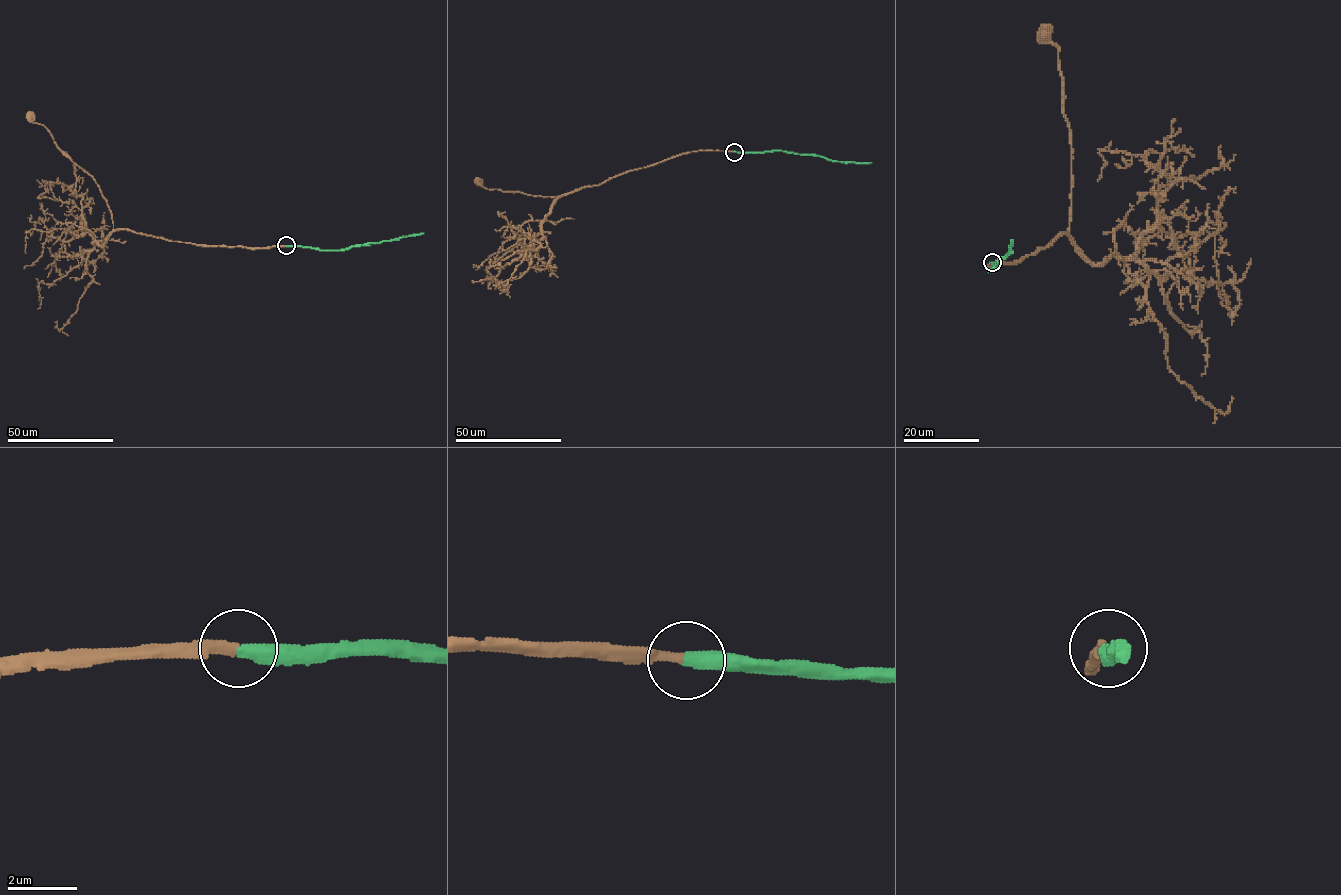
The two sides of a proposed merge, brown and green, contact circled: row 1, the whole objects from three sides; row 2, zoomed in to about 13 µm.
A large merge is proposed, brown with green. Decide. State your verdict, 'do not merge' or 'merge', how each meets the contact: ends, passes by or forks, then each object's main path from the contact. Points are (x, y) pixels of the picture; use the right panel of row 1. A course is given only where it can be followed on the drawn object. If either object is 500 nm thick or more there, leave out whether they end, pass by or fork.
merge; brown ends there; green ends there; brown runs (991, 263), (1018, 262), (1060, 233), (1069, 234), (1069, 123), (1062, 109), (1058, 49), (1044, 36); green runs (991, 263), (989, 270), (1009, 251), (1010, 240)

